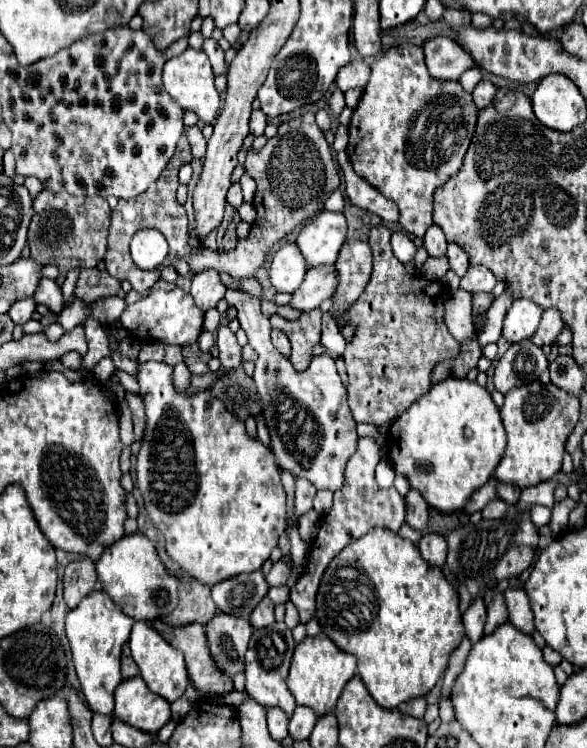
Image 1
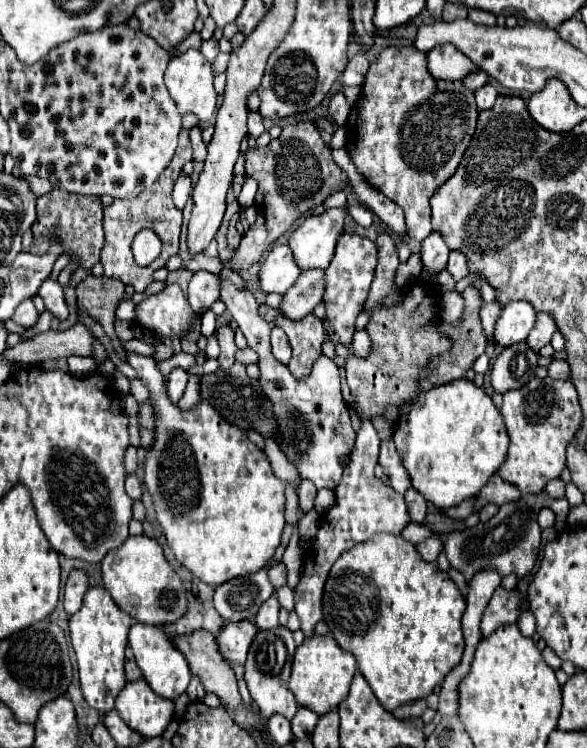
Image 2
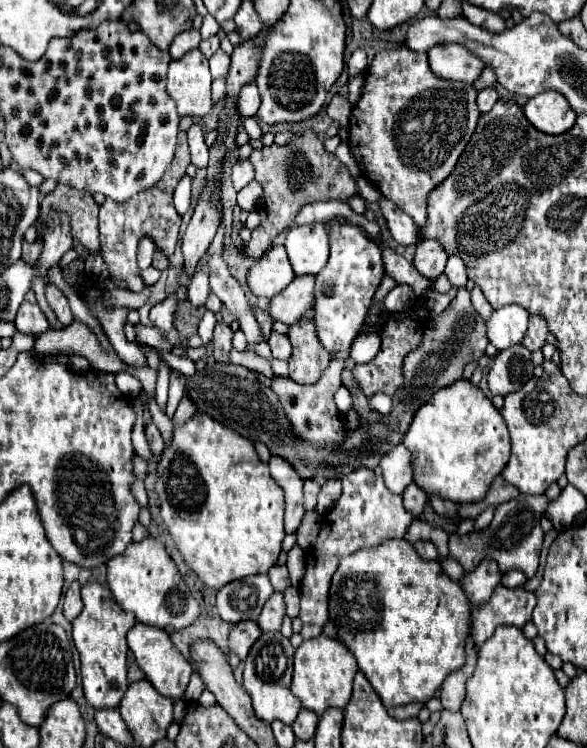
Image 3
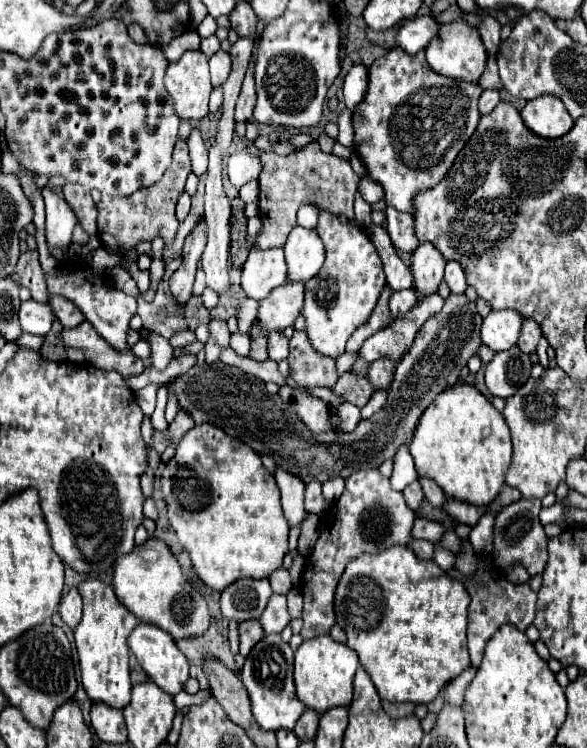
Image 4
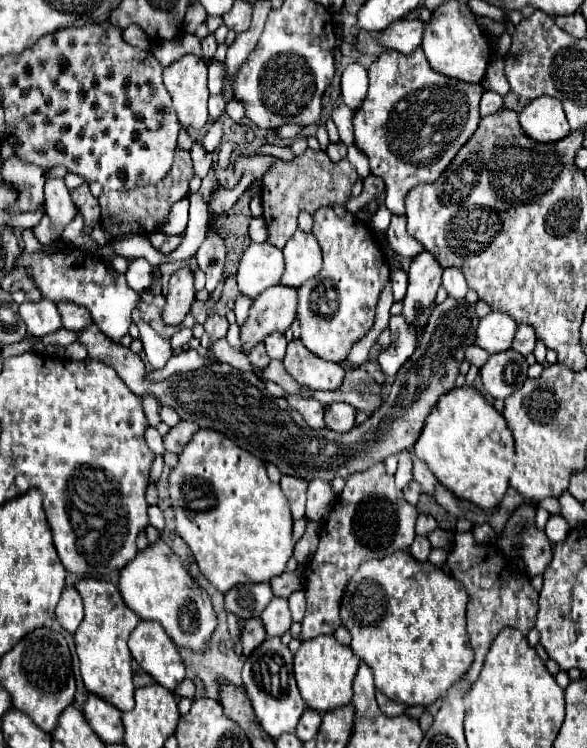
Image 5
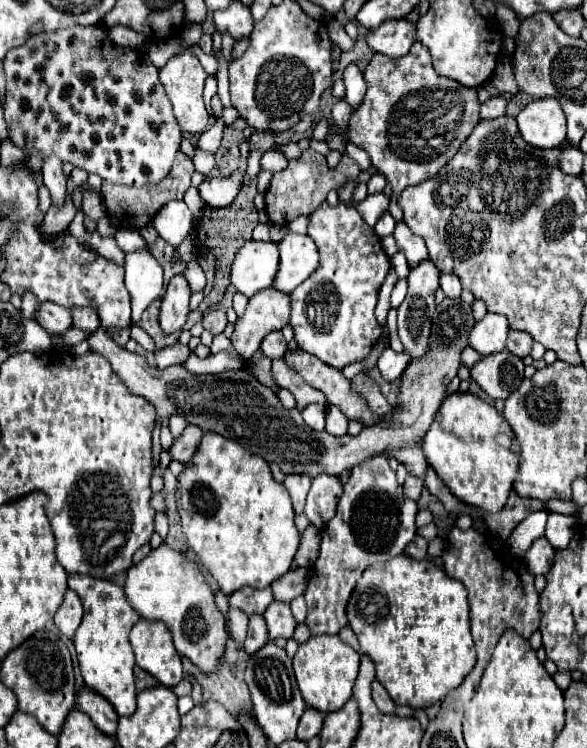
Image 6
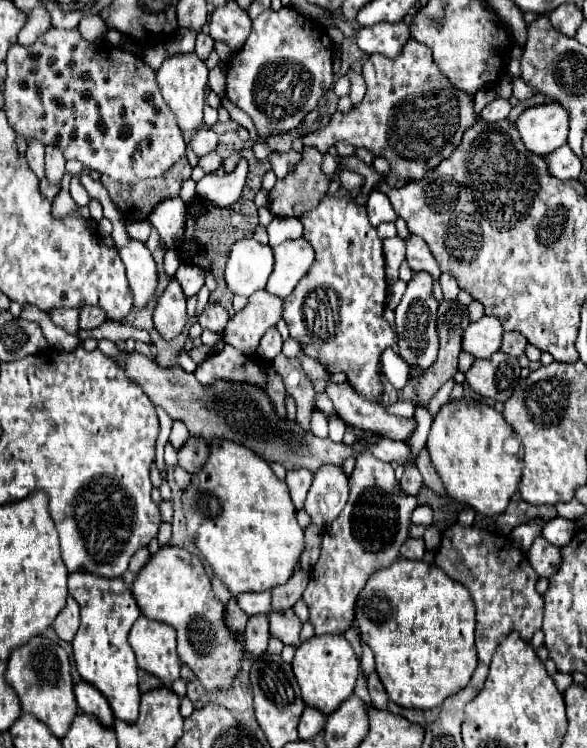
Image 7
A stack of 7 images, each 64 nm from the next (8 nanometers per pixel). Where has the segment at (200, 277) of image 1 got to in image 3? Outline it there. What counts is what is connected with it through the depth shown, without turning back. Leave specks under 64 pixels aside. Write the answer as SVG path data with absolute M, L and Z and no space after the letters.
M198 270L194 274L194 280L188 286L188 300L192 302L192 306L202 306L206 302L208 294L210 294L210 286L206 280L206 272Z

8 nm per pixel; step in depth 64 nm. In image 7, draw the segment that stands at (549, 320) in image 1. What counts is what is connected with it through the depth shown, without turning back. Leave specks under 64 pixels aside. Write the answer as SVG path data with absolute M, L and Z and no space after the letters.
M504 332L502 346L500 346L502 352L518 358L518 356L522 356L524 348L526 348L526 338L522 334L518 334L518 332Z

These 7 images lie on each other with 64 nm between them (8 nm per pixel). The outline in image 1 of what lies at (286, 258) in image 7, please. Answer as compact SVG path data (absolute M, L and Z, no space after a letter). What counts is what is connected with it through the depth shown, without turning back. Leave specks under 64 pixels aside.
M322 210L298 234L296 246L308 266L332 266L338 248L346 238L346 218L342 212Z

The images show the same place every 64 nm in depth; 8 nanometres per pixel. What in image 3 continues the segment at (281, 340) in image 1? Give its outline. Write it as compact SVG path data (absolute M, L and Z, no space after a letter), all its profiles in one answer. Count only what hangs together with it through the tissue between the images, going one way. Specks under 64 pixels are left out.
M272 330L268 344L270 344L272 358L278 358L278 360L288 360L288 358L290 358L292 348L290 348L288 336L282 336L282 334L278 334L278 332L274 332L274 330Z

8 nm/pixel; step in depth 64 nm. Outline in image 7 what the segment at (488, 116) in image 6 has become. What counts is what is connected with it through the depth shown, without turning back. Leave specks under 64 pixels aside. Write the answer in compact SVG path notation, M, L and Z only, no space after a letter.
M496 98L496 100L492 100L490 104L486 104L486 108L482 110L480 118L486 120L486 122L498 122L498 120L508 118L510 110L512 110L512 106L510 106L508 100L500 100L500 98Z

